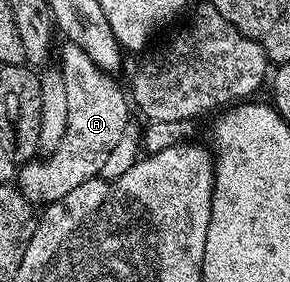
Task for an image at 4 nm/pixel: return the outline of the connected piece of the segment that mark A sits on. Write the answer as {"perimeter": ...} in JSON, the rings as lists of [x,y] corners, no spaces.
{"perimeter":[[[64,42],[62,46],[63,48],[60,51],[58,48],[57,51],[57,59],[59,55],[57,67],[63,73],[65,94],[67,94],[69,100],[69,119],[68,124],[65,125],[65,137],[57,145],[57,149],[46,156],[47,163],[28,161],[22,164],[17,171],[19,190],[22,191],[26,199],[31,200],[36,205],[46,205],[57,201],[61,197],[65,197],[65,193],[77,189],[77,185],[85,185],[85,181],[100,178],[105,169],[105,161],[109,161],[109,153],[113,153],[113,149],[117,149],[117,145],[122,143],[128,134],[127,103],[129,107],[129,99],[124,88],[122,91],[111,80],[114,78],[108,72],[100,69],[93,59],[81,49],[81,45]]]}

